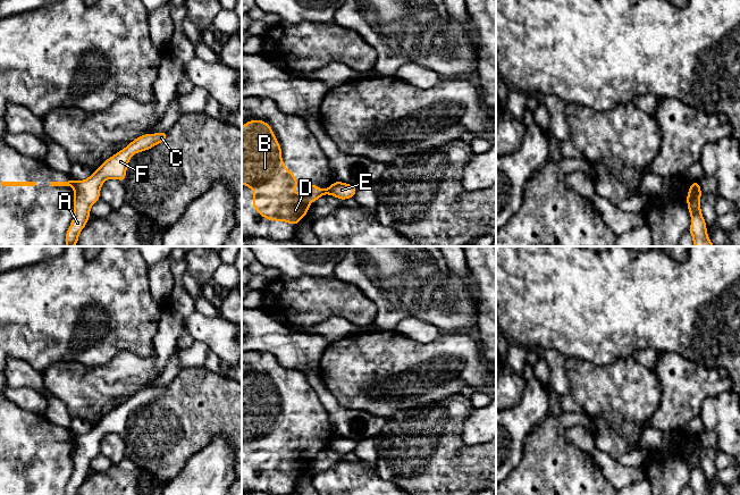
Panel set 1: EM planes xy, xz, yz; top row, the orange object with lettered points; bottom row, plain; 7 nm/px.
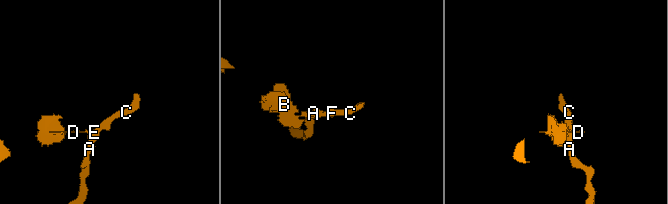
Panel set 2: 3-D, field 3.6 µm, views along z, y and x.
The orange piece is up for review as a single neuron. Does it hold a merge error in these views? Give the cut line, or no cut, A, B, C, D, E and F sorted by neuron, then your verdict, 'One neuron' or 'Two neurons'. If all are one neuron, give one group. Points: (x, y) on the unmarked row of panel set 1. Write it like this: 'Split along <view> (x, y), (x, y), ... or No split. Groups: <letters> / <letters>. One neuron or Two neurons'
Split along xz (329, 443), (327, 447). Groups: A C E F / B D. Two neurons

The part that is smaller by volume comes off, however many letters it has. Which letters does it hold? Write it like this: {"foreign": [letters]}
{"foreign": ["A", "C", "E", "F"]}

